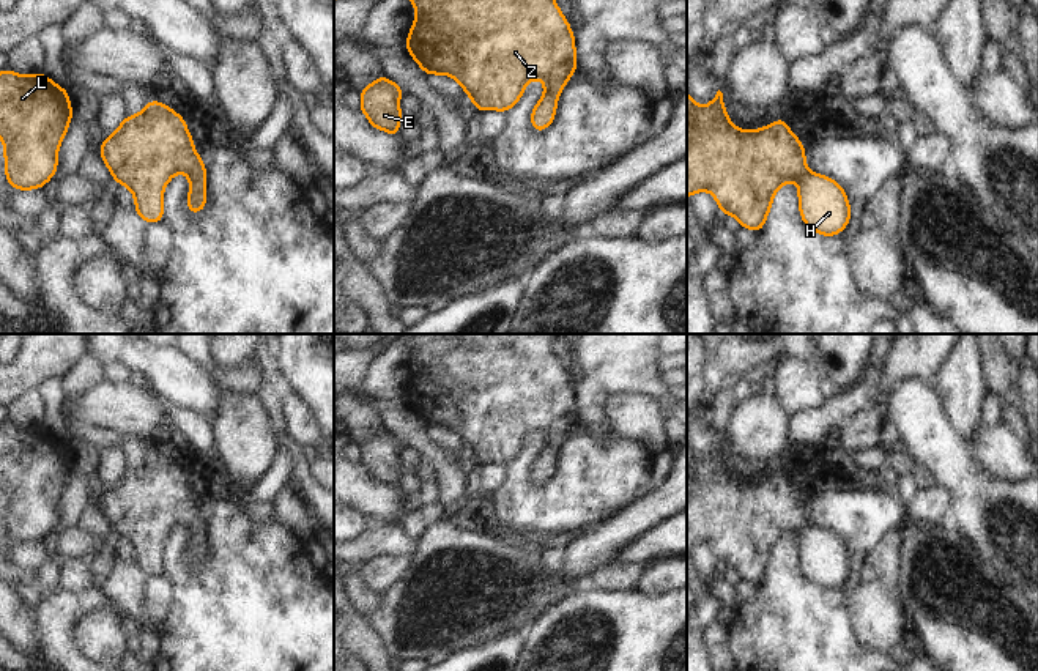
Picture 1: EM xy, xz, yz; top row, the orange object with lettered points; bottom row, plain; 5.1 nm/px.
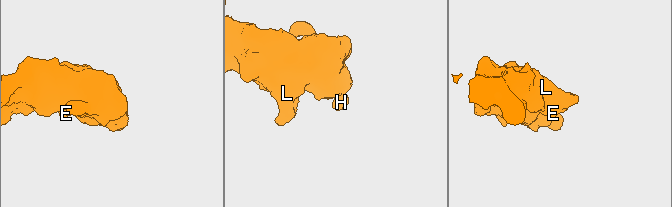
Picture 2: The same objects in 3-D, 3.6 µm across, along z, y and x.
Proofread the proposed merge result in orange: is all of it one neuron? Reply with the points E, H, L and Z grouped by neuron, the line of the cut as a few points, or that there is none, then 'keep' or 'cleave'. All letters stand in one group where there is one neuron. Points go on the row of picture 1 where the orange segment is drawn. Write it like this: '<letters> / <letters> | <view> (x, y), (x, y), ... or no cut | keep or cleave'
E H L Z | no cut | keep

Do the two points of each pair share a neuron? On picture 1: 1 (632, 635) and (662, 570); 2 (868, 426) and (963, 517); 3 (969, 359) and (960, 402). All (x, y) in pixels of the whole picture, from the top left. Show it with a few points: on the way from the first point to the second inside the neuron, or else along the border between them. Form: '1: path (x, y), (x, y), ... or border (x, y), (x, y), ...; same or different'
1: border (637, 588), (645, 593), (670, 591); different
2: border (882, 408), (886, 421); different
3: path (961, 370), (961, 391); same

